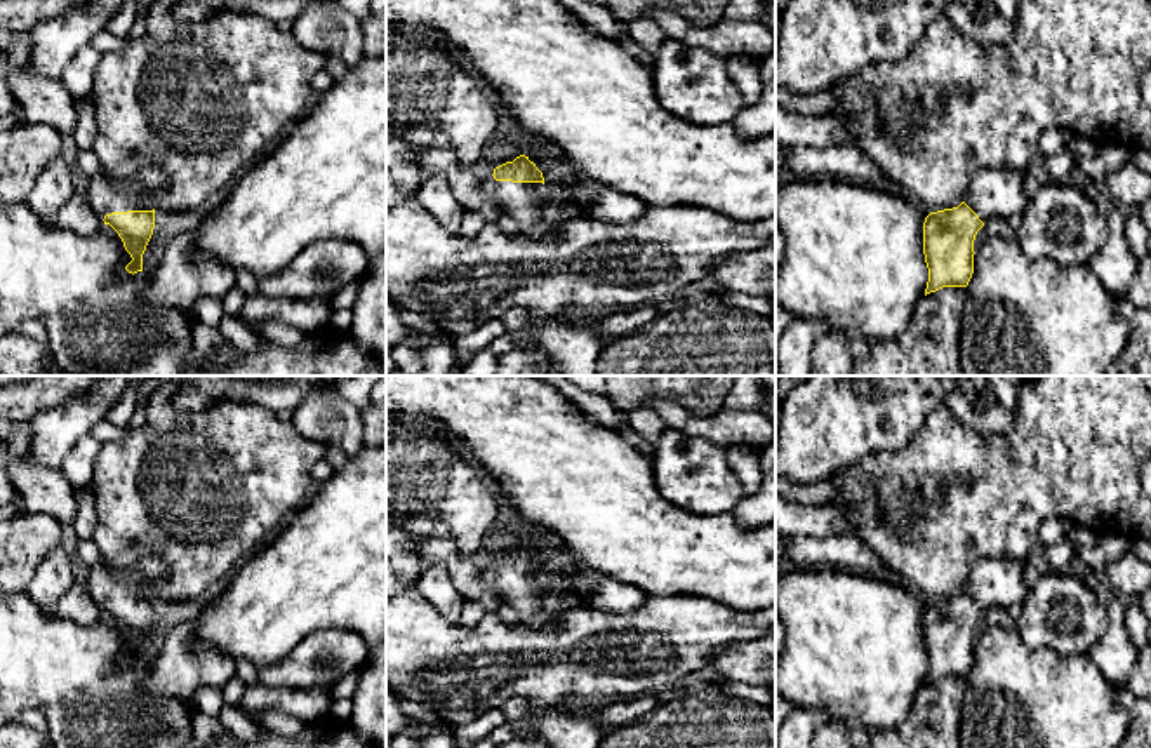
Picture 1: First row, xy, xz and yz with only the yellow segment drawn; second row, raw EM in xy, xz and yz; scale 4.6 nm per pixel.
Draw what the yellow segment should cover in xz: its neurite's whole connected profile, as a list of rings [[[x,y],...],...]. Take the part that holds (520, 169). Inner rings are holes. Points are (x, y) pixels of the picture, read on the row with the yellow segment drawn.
[[[525,155],[496,167],[494,174],[482,181],[482,193],[496,200],[504,214],[518,223],[520,233],[530,238],[556,238],[562,223],[548,224],[542,214],[551,204],[574,200],[548,188],[542,172]]]

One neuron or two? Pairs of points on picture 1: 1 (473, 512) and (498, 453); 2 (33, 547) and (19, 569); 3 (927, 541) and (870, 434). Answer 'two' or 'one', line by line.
1: two
2: one
3: two

